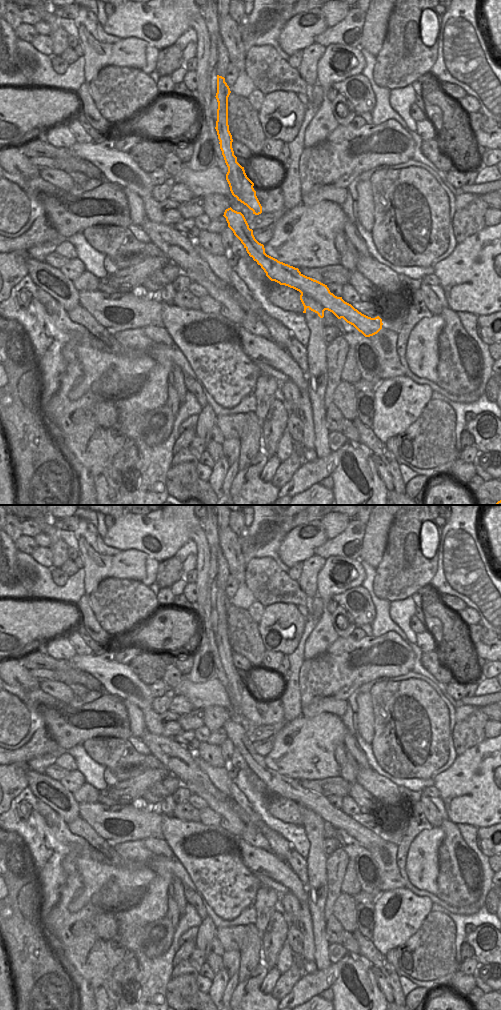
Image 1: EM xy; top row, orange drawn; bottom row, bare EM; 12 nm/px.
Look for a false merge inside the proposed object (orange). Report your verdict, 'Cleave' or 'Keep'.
Cleave.

